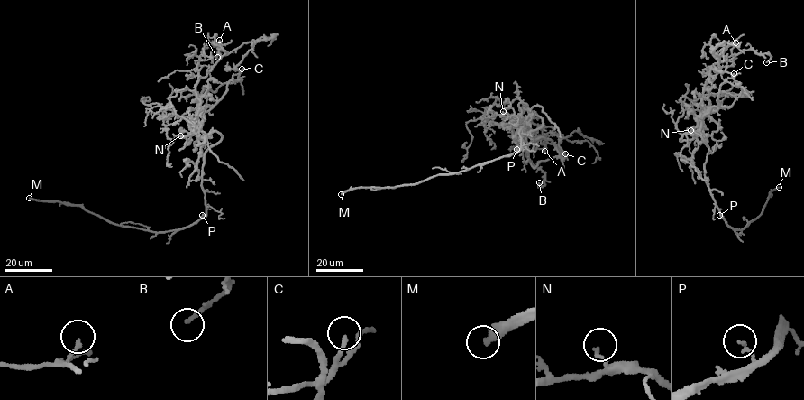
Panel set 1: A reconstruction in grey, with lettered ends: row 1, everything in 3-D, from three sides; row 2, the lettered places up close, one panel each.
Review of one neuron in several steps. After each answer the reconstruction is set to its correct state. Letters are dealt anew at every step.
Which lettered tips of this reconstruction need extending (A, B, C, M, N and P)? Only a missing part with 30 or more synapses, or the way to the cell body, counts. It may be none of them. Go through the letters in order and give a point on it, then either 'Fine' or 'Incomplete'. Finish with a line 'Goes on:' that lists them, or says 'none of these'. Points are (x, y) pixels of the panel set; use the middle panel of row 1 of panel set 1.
A: Place: (544, 151). Fine
B: Place: (539, 182). Fine
C: Place: (565, 153). Fine
M: Place: (341, 194). Incomplete
N: Place: (503, 111). Fine
P: Place: (516, 149). Incomplete
Goes on: M, P

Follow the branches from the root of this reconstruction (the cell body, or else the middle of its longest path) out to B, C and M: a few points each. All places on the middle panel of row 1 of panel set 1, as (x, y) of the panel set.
B: (521, 130), (535, 130), (542, 119), (531, 114), (519, 124), (526, 155), (544, 173), (539, 182)
C: (521, 130), (530, 133), (541, 127), (537, 115), (531, 114), (519, 128), (534, 139), (550, 139), (565, 153)
M: (521, 130), (520, 150), (509, 155), (411, 185), (356, 187), (341, 194)

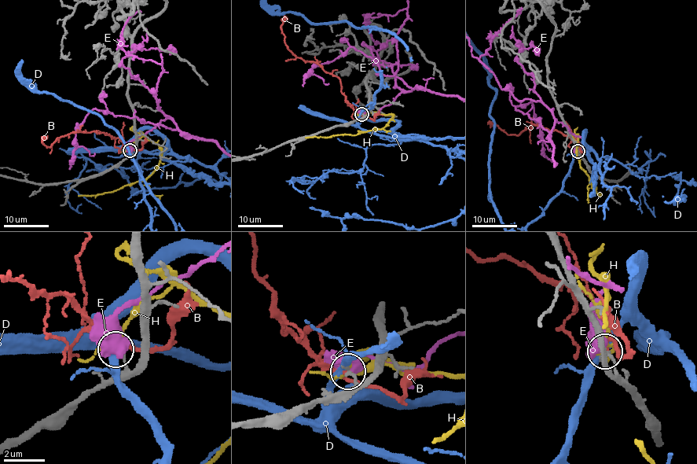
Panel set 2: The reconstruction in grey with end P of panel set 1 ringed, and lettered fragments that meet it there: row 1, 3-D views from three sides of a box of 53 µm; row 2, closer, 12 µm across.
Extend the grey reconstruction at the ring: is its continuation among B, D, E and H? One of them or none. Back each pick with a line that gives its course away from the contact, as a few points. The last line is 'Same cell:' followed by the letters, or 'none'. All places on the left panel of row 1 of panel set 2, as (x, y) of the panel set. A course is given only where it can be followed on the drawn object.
B: course (130, 149), (119, 138), (102, 132), (71, 132), (60, 136), (46, 147), (42, 143), (46, 137)
Same cell: B

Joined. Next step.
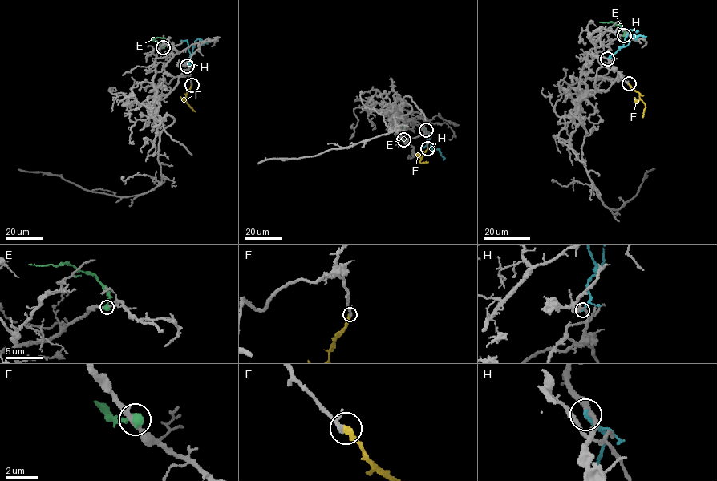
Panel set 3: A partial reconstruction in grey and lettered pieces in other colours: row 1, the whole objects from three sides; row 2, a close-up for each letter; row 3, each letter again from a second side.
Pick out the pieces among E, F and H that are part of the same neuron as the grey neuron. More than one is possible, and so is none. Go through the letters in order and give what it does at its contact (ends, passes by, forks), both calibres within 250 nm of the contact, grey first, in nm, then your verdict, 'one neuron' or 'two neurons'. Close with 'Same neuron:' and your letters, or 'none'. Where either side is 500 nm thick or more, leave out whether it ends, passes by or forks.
E: it ends there; 280 nm thick on the grey side, 480 nm on the other; two neurons
F: it ends there; 200 nm thick on the grey side, 360 nm on the other; one neuron
H: it ends there; 280 nm thick on the grey side, 240 nm on the other; two neurons
Same neuron: F

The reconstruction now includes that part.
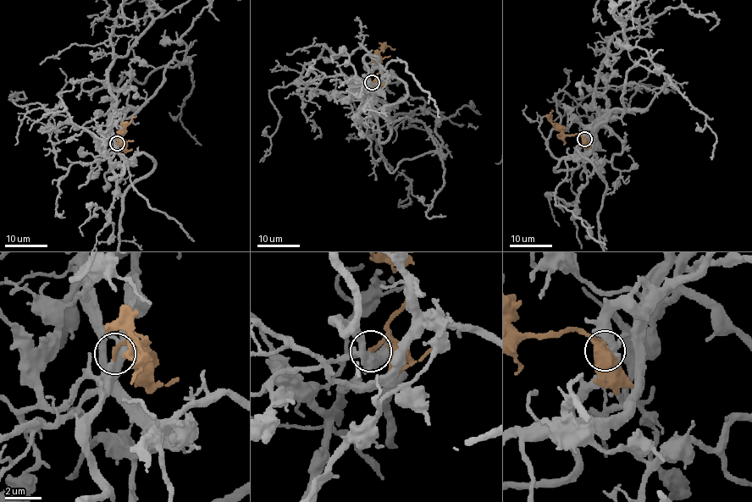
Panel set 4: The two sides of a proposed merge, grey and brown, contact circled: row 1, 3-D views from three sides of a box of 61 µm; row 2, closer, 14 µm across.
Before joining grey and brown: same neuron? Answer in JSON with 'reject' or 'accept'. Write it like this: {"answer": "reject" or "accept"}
{"answer": "accept"}

